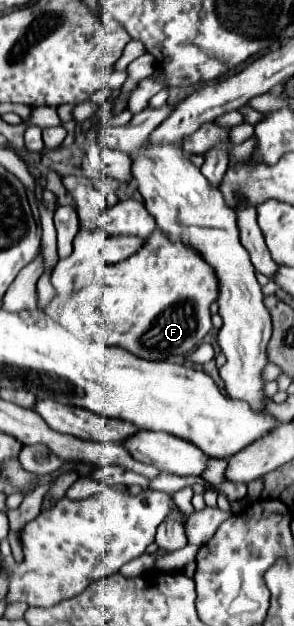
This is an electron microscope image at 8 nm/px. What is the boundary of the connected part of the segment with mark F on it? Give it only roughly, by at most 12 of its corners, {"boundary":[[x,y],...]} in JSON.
{"boundary":[[154,230],[60,306],[76,336],[138,358],[188,354],[218,286]]}

